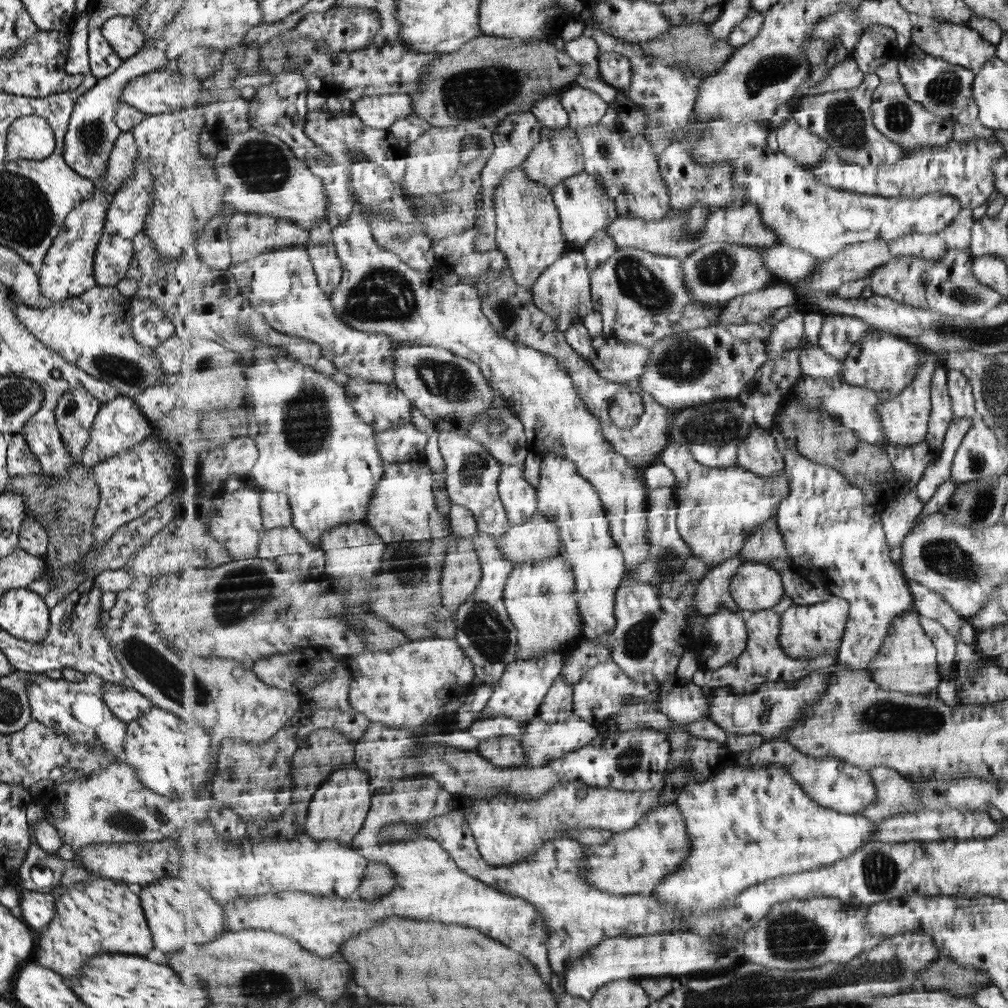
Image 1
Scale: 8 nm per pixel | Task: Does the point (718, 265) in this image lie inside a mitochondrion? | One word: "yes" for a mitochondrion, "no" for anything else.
yes

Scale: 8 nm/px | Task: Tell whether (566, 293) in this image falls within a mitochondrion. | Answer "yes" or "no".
no

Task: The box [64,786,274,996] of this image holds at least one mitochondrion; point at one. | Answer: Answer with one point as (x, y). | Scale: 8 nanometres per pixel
(119, 820)

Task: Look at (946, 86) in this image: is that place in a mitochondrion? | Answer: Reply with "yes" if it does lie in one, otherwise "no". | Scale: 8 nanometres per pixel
yes

